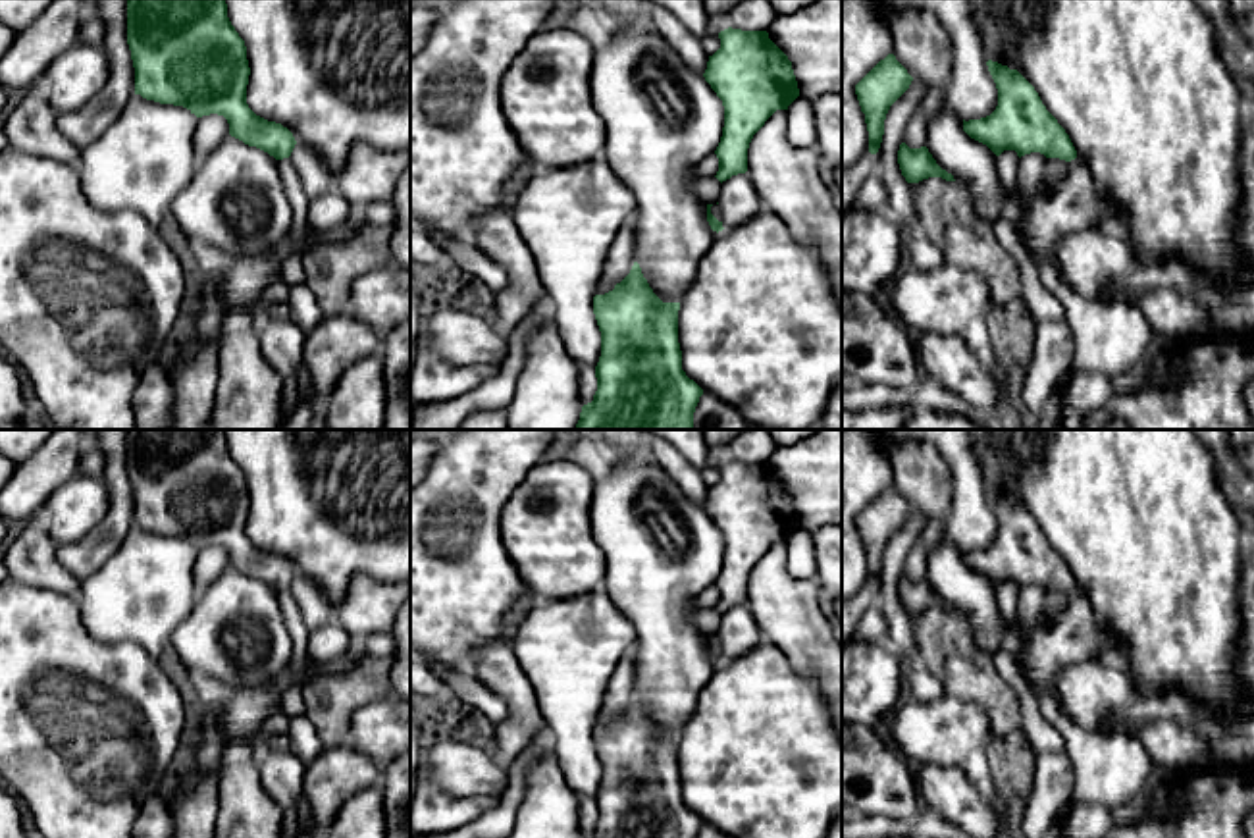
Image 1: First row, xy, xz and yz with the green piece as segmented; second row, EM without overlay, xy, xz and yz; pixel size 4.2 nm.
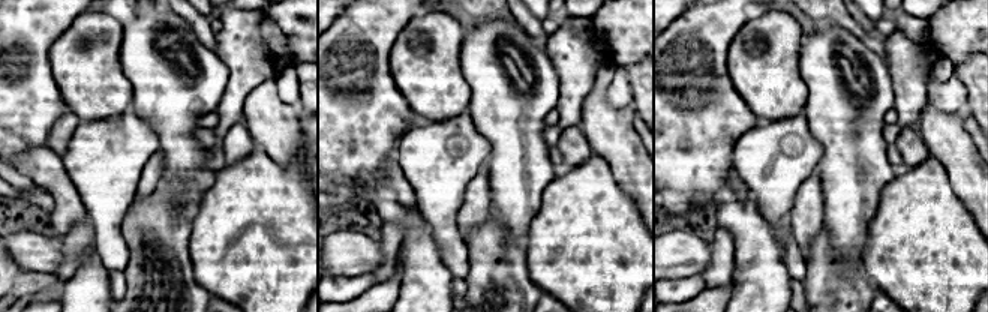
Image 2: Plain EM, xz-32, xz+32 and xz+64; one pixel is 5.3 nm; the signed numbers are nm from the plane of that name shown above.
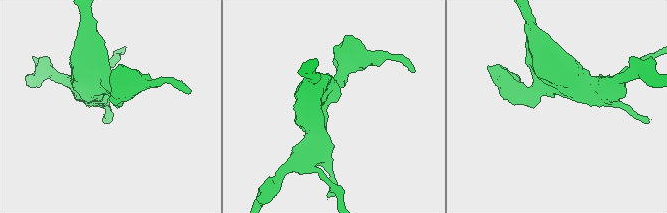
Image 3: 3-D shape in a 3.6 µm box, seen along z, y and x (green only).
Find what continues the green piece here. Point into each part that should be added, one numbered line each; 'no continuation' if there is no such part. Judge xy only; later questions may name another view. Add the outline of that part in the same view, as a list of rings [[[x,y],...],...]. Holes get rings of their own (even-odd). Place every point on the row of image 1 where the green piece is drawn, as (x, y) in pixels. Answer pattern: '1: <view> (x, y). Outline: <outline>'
1: xy (293, 272). Outline: [[[291,158],[277,160],[277,171],[293,210],[293,223],[287,235],[287,241],[291,243],[291,254],[287,256],[281,272],[281,279],[291,289],[295,285],[306,283],[306,272],[299,249],[304,233],[308,231],[306,214],[310,196],[306,195]]]

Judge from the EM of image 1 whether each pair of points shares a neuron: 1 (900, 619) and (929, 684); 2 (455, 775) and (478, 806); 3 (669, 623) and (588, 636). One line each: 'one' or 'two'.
1: two
2: two
3: two

